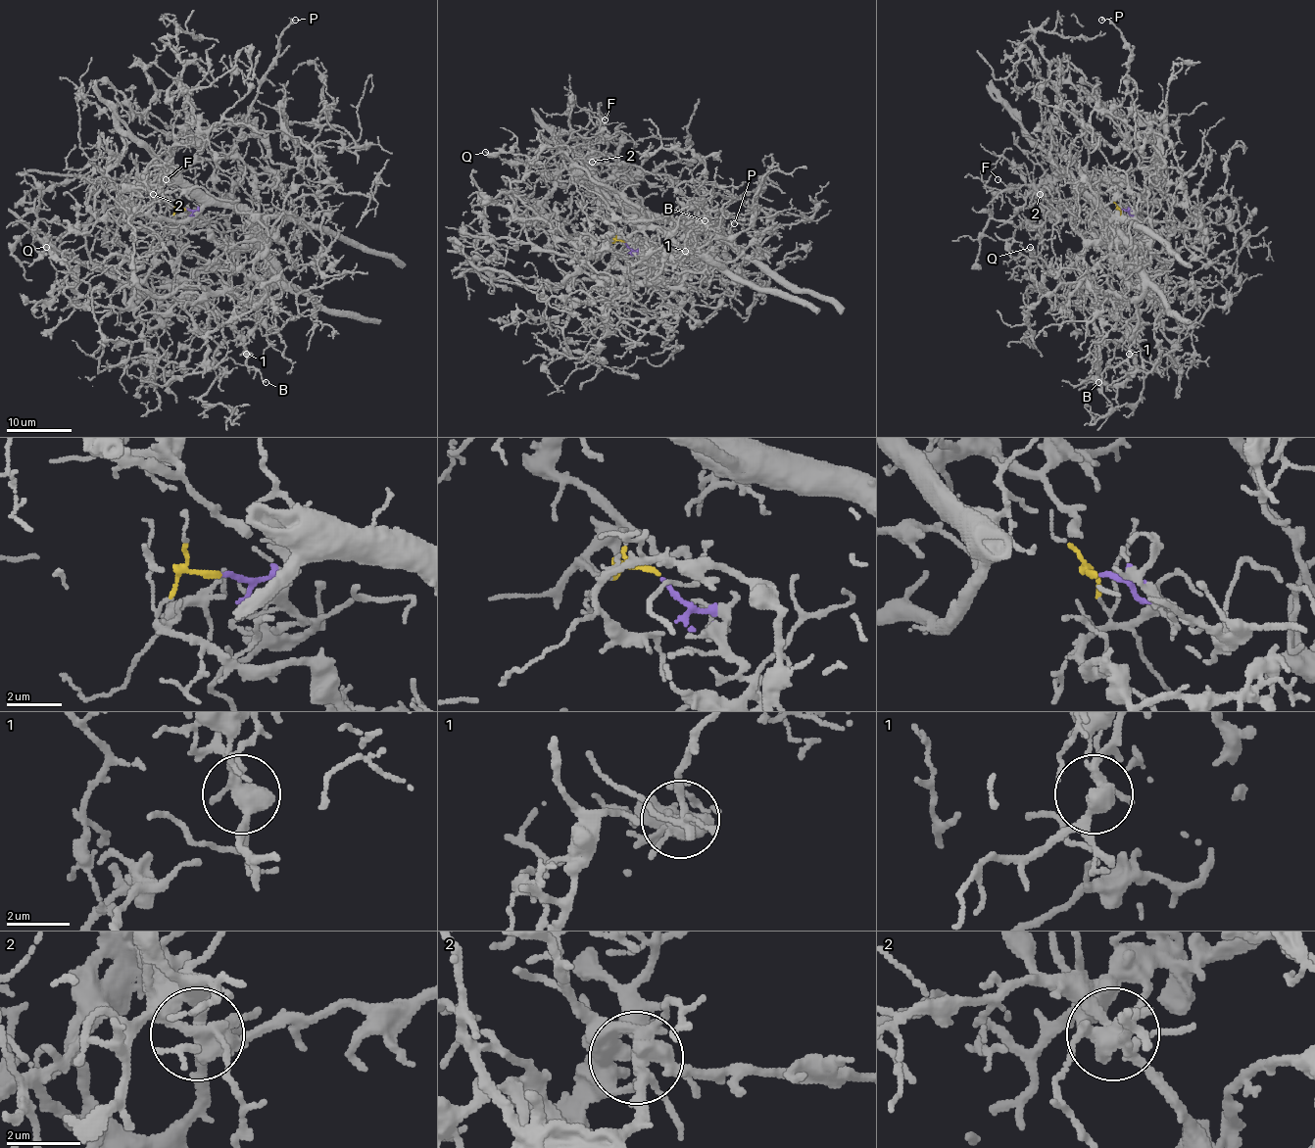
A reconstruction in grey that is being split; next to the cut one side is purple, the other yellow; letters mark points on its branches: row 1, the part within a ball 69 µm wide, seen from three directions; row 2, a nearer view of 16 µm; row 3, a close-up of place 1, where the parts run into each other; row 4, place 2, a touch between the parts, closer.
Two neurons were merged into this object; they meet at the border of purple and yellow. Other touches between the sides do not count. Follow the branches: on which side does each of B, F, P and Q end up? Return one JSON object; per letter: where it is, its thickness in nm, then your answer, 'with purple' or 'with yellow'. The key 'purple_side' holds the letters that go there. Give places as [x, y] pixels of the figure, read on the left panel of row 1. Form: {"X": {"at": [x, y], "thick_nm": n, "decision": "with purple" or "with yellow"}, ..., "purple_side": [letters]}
{"B": {"at": [266, 382], "thick_nm": 130, "decision": "with purple"}, "F": {"at": [166, 179], "thick_nm": 60, "decision": "with yellow"}, "P": {"at": [295, 20], "thick_nm": 100, "decision": "with purple"}, "Q": {"at": [46, 247], "thick_nm": 280, "decision": "with purple"}, "purple_side": ["B", "P", "Q"]}

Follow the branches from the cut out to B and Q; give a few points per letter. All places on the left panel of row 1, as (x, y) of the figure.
B: (185, 209), (205, 220), (187, 206), (183, 248), (227, 282), (212, 299), (170, 287), (231, 323), (266, 382)
Q: (185, 209), (205, 220), (187, 206), (180, 245), (227, 276), (212, 299), (75, 307), (88, 286), (46, 246)

